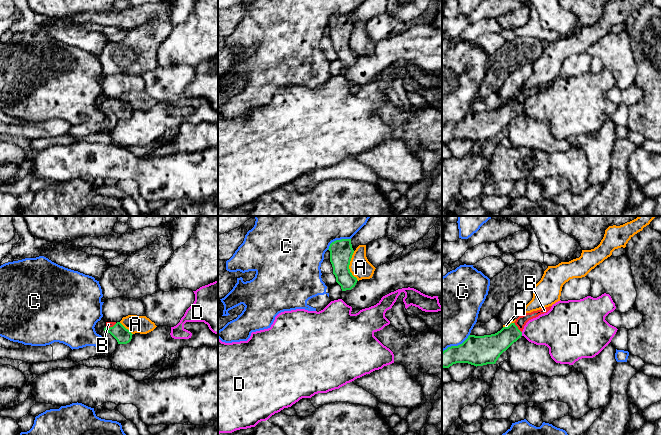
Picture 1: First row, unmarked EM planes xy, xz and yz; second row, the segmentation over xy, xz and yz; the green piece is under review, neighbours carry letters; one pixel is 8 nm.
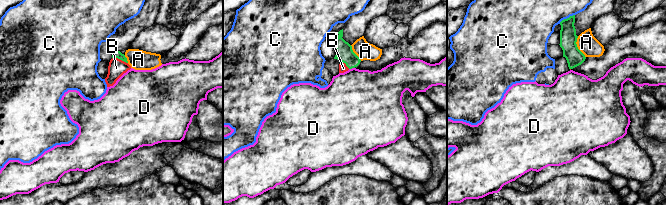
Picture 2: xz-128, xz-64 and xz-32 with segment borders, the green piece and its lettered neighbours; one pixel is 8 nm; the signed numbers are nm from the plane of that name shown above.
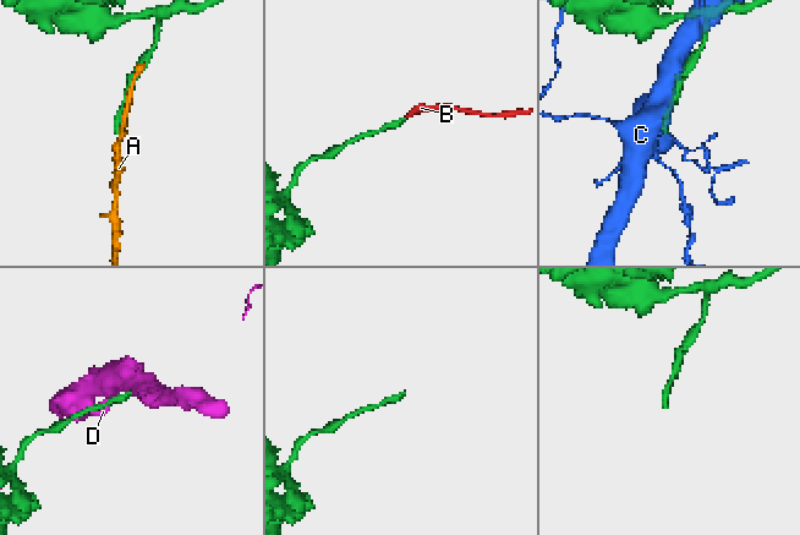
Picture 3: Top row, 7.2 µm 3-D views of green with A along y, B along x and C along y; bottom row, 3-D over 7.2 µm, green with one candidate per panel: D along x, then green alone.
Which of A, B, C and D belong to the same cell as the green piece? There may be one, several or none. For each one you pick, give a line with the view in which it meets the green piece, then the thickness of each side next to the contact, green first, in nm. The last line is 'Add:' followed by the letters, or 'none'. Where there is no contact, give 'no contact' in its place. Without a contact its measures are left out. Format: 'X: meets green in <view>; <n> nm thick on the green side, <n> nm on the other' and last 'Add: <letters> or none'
B: meets green in yz; 180 nm thick on the green side, 90 nm on the other
Add: B

